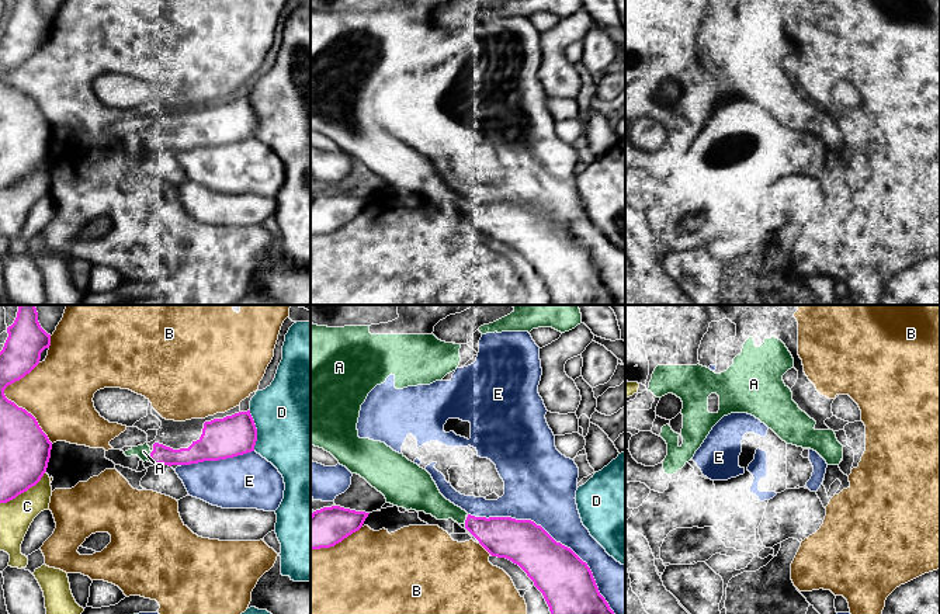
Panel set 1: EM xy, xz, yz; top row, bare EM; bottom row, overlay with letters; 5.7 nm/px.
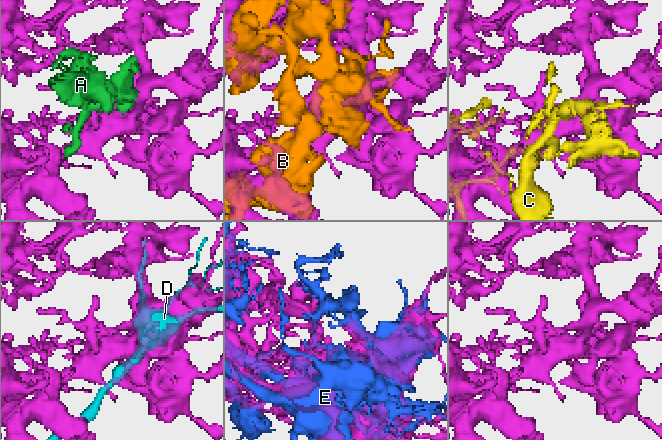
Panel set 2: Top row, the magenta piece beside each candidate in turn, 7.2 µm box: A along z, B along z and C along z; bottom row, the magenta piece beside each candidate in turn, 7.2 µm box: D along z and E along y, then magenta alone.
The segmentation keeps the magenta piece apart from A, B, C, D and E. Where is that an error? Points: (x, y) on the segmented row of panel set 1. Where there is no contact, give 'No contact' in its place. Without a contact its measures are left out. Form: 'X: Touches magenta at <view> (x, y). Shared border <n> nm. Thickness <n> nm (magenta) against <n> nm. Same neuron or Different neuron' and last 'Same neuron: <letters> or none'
A: Touches magenta at xy (151, 457). Shared border 70 nm. Thickness 110 nm (magenta) against 80 nm. Same neuron
B: Touches magenta at xy (13, 402). Shared border 480 nm. Thickness 280 nm (magenta) against 380 nm. Different neuron
C: Touches magenta at xy (24, 491). Shared border 320 nm. Thickness 280 nm (magenta) against 190 nm. Different neuron
D: Touches magenta at xy (256, 430). Shared border 240 nm. Thickness 240 nm (magenta) against 500 nm. Different neuron
E: Touches magenta at xz (551, 537). Shared border 1000 nm. Thickness 300 nm (magenta) against 340 nm. Different neuron
Same neuron: A

